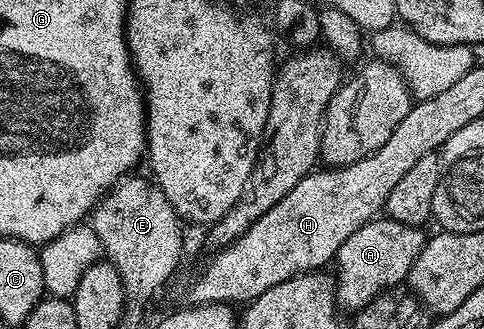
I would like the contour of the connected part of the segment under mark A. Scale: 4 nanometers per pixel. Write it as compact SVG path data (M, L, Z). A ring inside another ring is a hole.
M381 215L375 221L367 221L342 247L334 258L334 288L336 304L341 310L357 311L372 300L391 290L391 285L407 282L408 272L422 251L426 240L425 230L419 225L398 223L394 218Z

